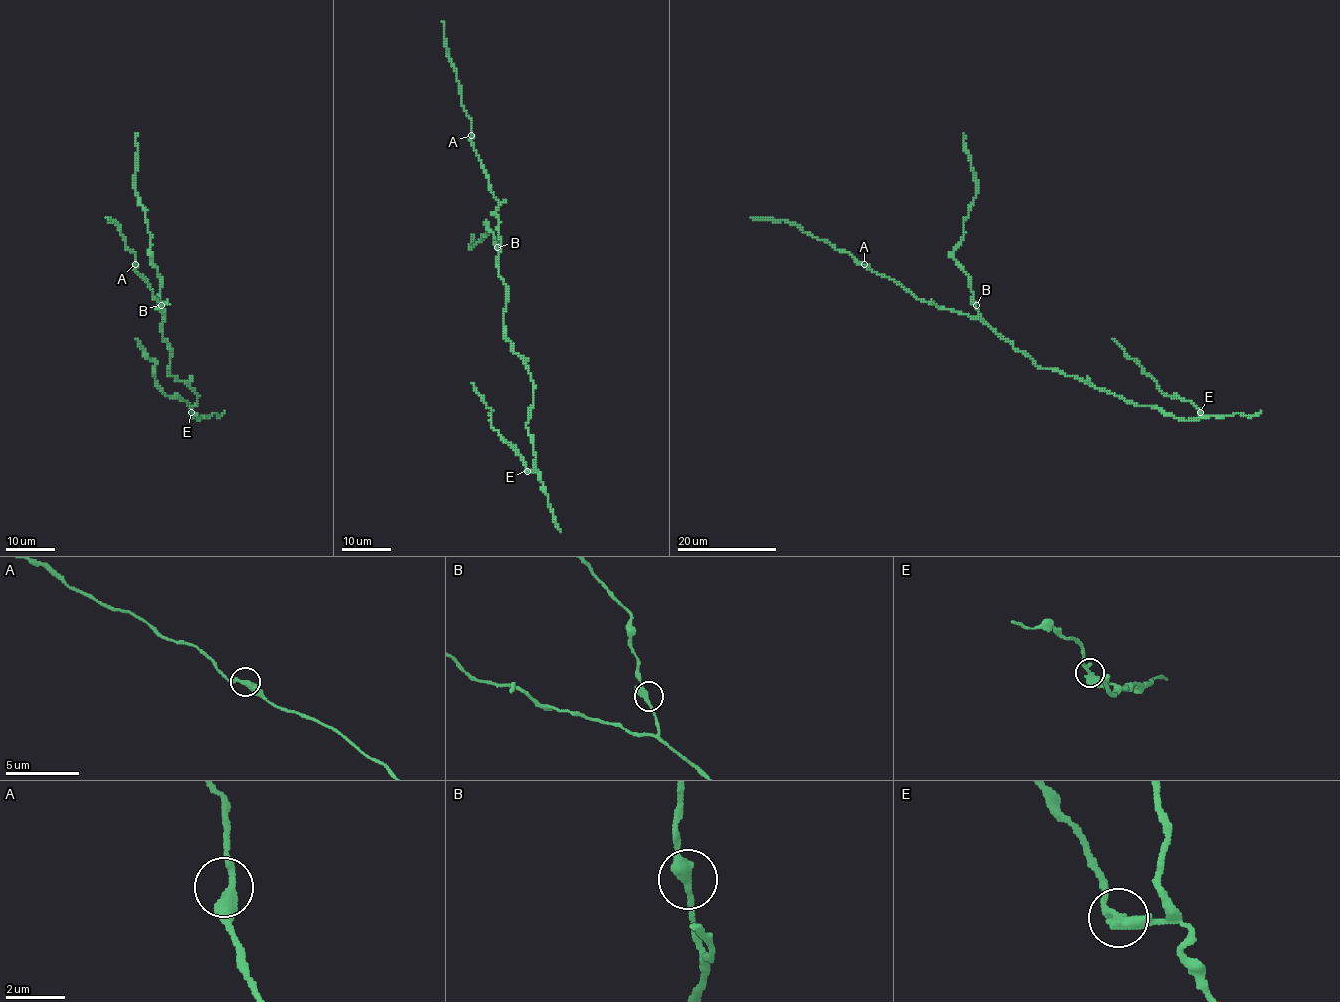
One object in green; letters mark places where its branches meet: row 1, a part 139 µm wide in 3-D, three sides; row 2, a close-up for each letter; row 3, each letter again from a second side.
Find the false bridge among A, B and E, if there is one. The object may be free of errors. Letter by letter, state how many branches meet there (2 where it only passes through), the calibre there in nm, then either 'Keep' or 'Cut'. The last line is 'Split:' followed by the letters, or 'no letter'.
A: Branches: 2. Thickness 360 nm. Keep
B: Branches: 2. Thickness 360 nm. Keep
E: Branches: 2. Thickness 360 nm. Cut
Split: E

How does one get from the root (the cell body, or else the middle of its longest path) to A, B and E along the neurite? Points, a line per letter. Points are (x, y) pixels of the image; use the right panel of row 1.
A: (1032, 360), (980, 320), (918, 300), (893, 280), (874, 272), (864, 264)
B: (1032, 360), (986, 324), (980, 318), (976, 305)
E: (1032, 360), (1041, 368), (1078, 376), (1095, 388), (1178, 419), (1196, 420), (1199, 412)

